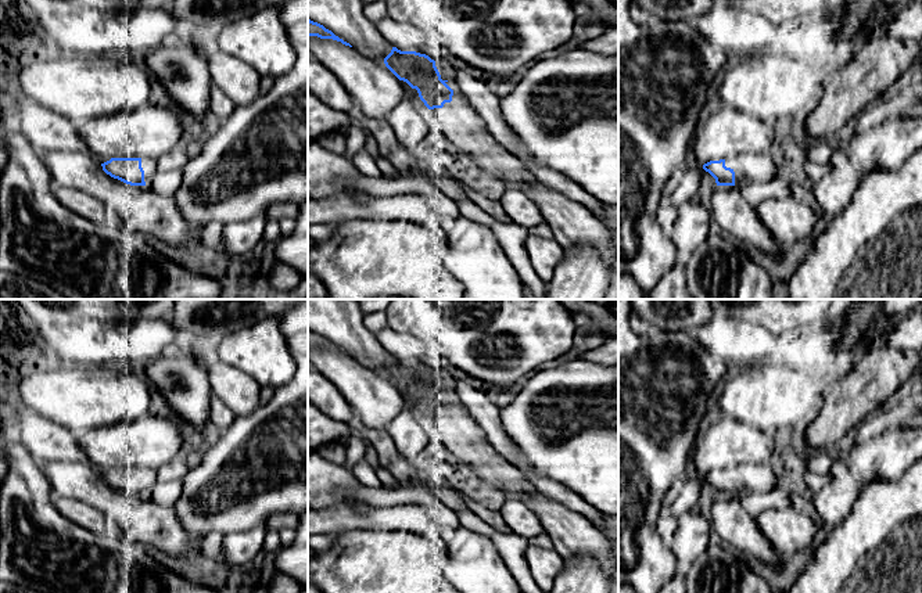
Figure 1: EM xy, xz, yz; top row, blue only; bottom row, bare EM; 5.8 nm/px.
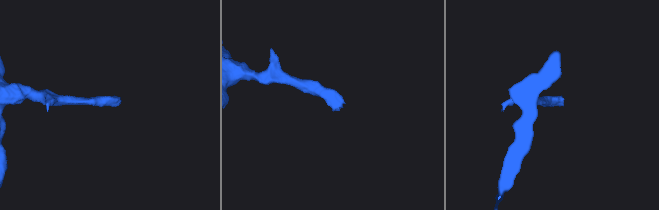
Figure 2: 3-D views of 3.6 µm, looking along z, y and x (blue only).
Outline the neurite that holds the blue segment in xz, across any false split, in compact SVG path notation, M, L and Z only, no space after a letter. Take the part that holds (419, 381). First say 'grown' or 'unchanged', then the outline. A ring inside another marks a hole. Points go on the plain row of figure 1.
grown; M392 357L384 369L385 377L416 399L420 410L438 428L441 442L458 454L477 478L505 493L506 499L520 500L538 492L512 463L502 459L489 445L477 421L442 391L435 371L416 362Z

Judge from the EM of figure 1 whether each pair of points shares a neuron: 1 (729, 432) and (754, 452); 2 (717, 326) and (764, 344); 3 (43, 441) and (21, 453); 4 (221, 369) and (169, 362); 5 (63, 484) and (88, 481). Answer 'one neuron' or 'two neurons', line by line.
1: one neuron
2: one neuron
3: two neurons
4: two neurons
5: one neuron

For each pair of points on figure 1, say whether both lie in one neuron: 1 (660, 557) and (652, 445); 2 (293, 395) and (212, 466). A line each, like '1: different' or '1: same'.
1: same
2: same

